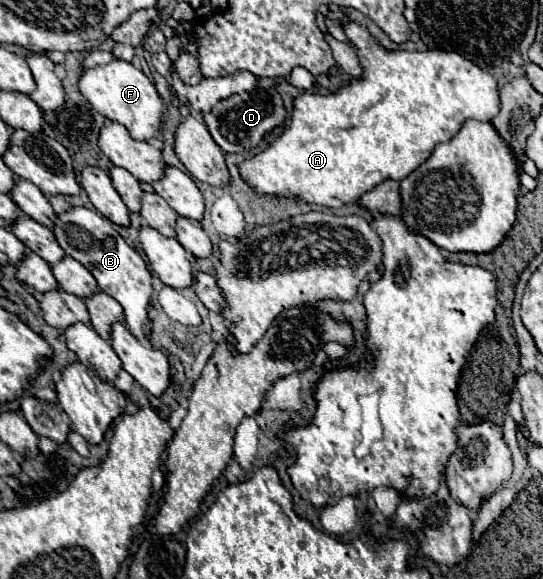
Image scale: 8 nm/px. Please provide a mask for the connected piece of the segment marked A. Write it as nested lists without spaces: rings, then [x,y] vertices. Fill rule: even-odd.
[[[357,22],[343,26],[353,42],[363,66],[363,80],[353,80],[335,94],[301,94],[293,104],[291,124],[285,132],[261,154],[239,164],[243,178],[263,194],[297,196],[305,202],[341,208],[355,202],[365,192],[379,186],[383,180],[403,180],[421,166],[441,142],[451,140],[467,118],[491,122],[499,112],[499,92],[495,78],[455,52],[387,52],[367,34]]]

